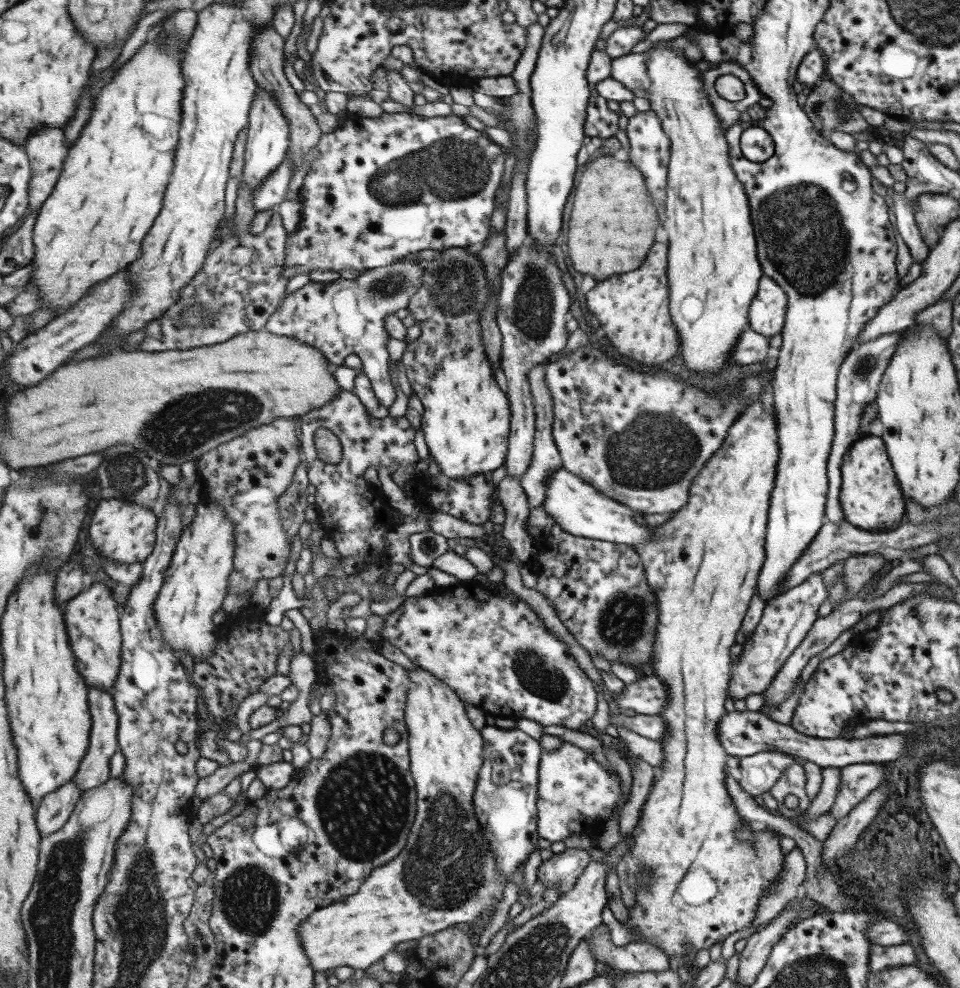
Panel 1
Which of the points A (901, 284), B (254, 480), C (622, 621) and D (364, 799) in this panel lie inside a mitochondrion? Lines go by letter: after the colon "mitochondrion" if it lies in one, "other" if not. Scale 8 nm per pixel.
A: other
B: other
C: mitochondrion
D: mitochondrion

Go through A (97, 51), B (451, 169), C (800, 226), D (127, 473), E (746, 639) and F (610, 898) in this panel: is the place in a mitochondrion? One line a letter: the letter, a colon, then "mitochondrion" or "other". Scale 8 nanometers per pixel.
A: other
B: mitochondrion
C: mitochondrion
D: mitochondrion
E: other
F: other

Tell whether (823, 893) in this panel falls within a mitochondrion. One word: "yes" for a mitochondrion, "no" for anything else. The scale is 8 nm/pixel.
no

